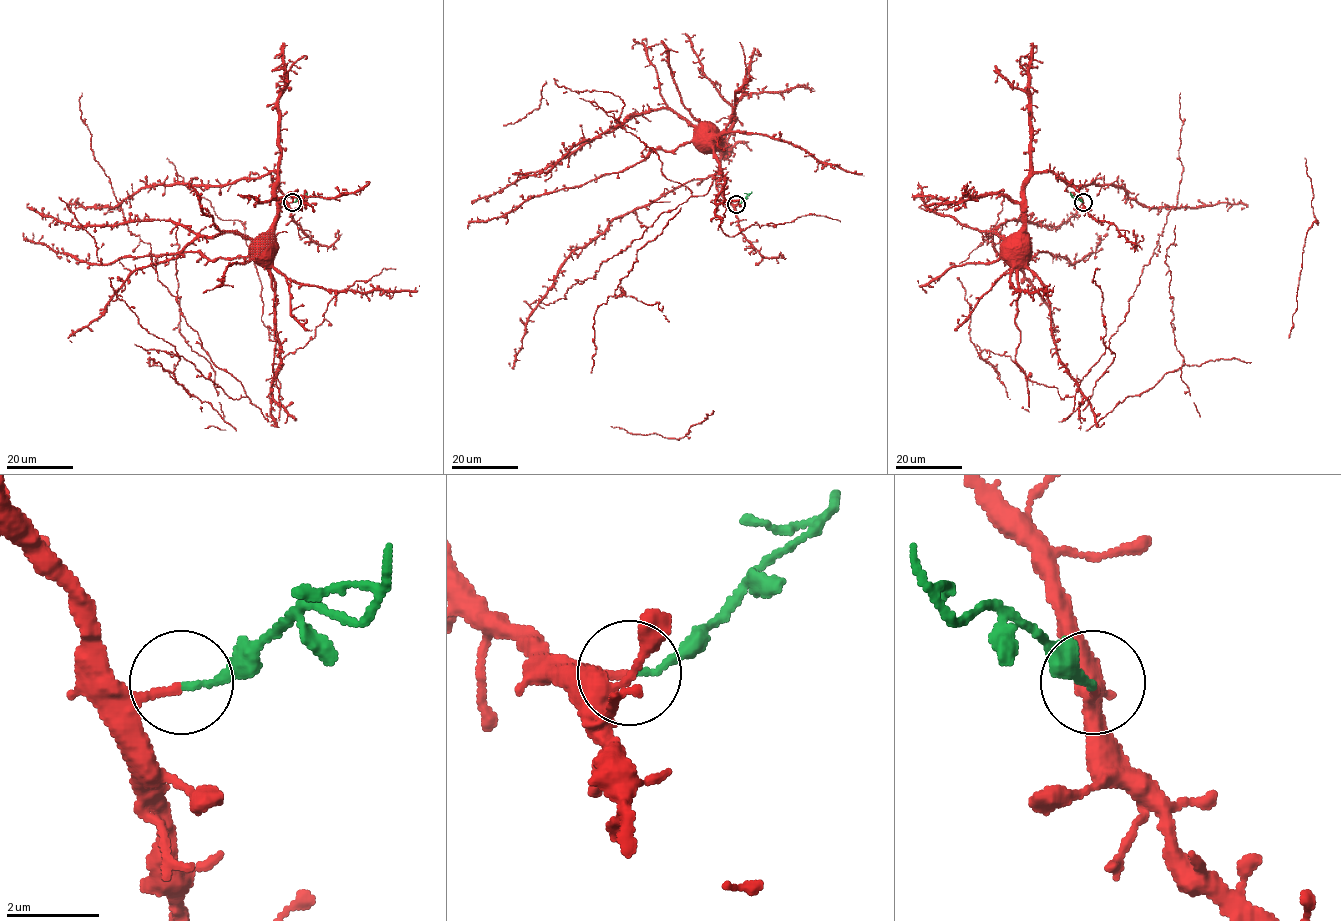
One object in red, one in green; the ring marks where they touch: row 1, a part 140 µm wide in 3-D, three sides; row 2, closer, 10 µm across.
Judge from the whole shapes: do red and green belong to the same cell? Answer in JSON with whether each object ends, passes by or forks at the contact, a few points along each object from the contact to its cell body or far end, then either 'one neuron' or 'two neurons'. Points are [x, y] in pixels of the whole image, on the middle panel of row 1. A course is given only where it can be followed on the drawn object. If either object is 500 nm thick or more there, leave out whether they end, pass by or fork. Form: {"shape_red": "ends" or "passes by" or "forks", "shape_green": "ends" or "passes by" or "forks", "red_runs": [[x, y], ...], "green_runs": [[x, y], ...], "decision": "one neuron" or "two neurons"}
{"shape_red": "ends", "shape_green": "ends", "red_runs": [[737, 204], [728, 201], [716, 185], [714, 177], [721, 144], [703, 130], [701, 133]], "green_runs": [[737, 204], [750, 194], [744, 193]], "decision": "two neurons"}

